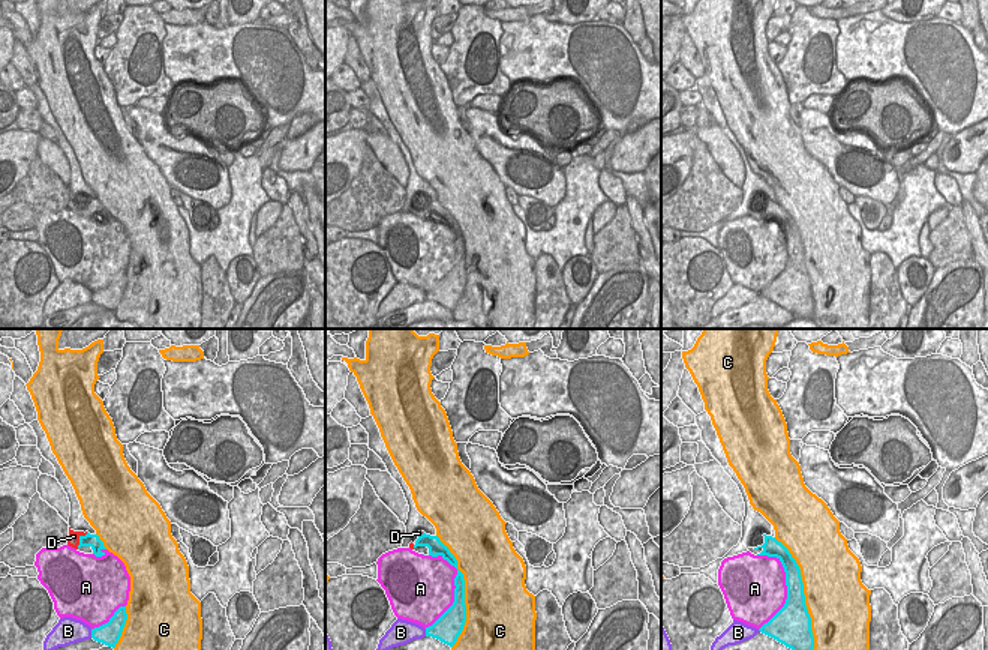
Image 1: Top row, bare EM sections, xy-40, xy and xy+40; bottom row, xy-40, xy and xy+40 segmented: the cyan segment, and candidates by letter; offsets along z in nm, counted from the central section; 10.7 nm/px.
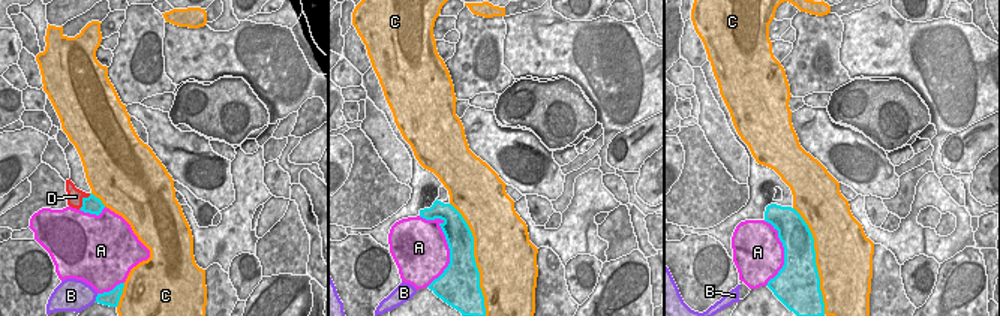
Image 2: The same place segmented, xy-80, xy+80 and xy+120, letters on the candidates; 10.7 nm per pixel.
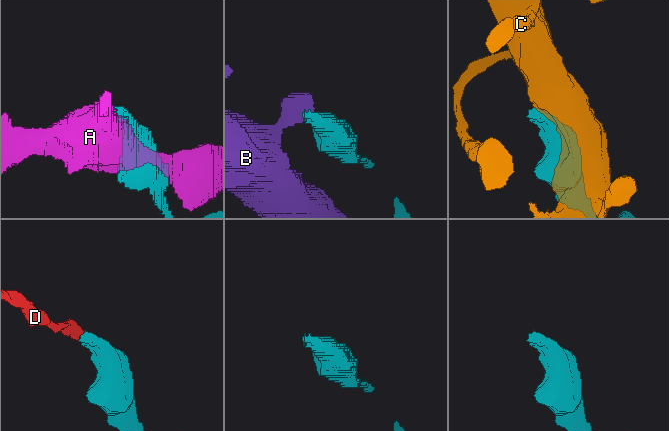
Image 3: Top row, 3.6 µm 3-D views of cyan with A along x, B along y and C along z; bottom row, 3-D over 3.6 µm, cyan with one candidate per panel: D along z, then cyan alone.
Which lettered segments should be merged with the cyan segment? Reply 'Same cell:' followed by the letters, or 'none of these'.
Same cell: D

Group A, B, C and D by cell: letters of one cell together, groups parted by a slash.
A / B / C / D

